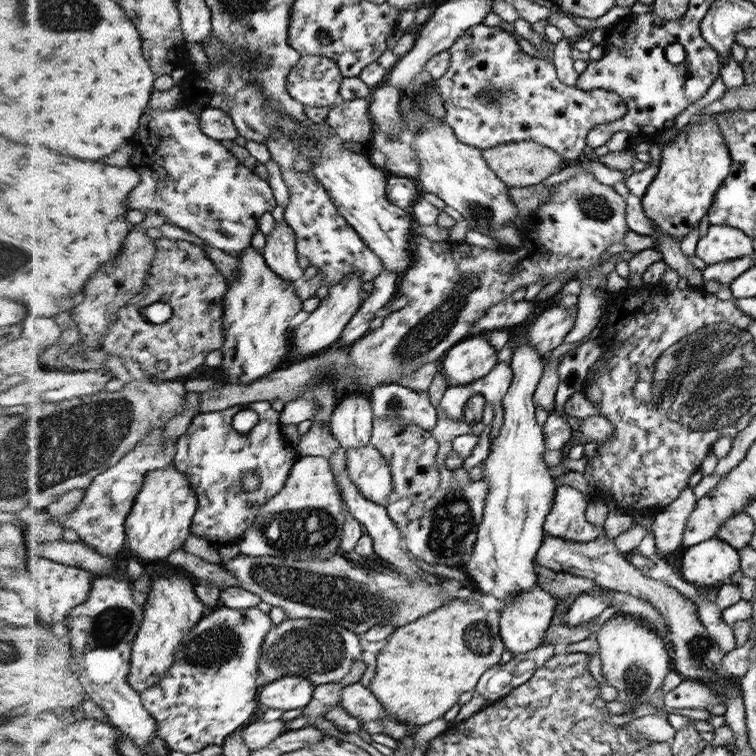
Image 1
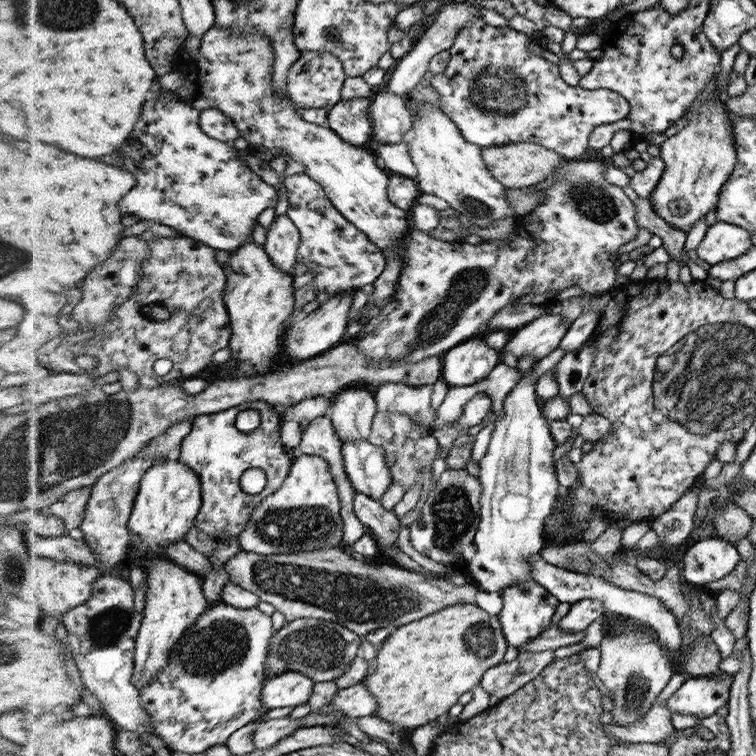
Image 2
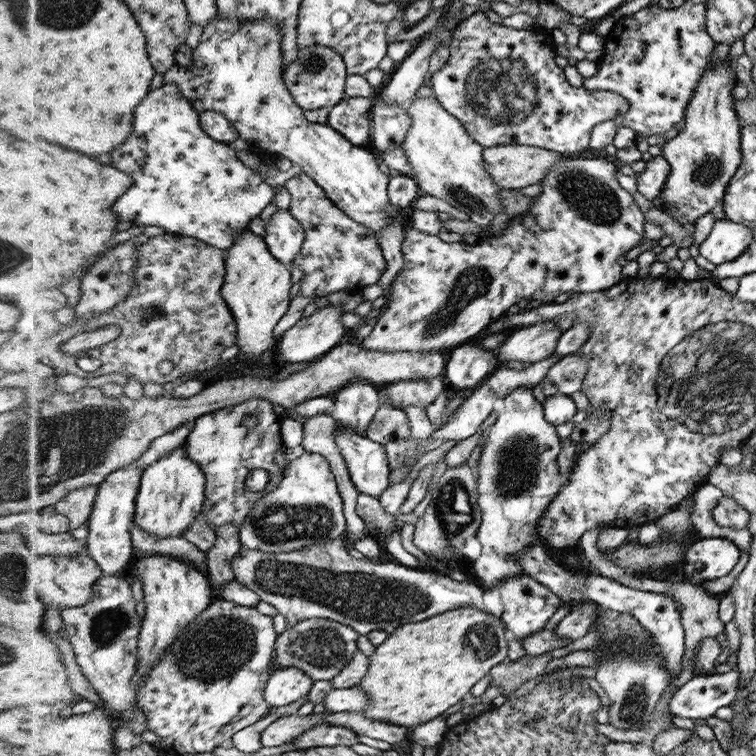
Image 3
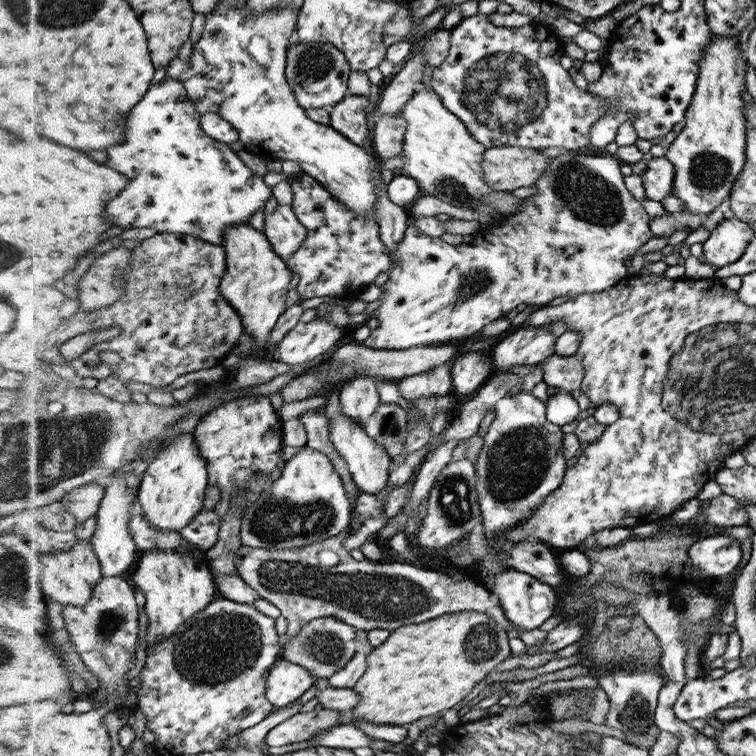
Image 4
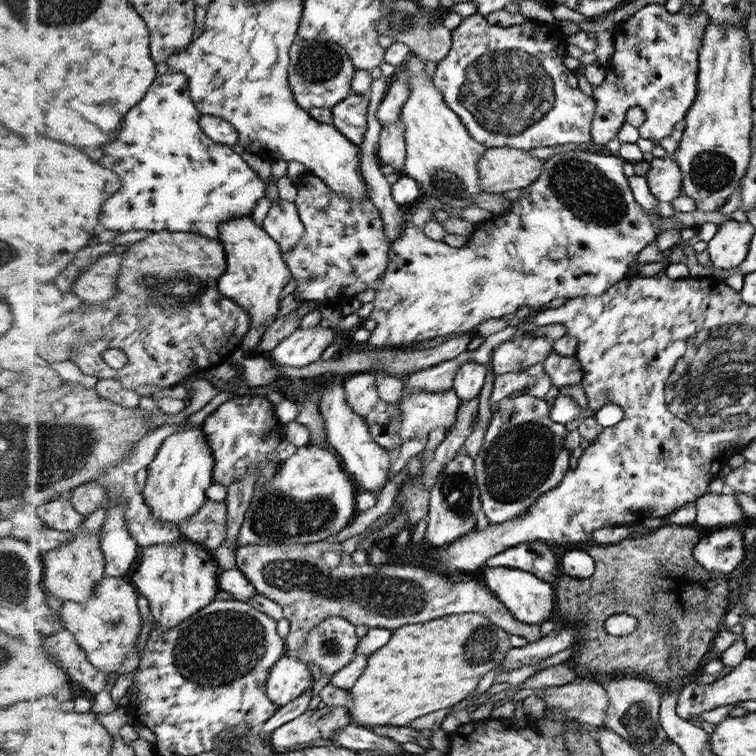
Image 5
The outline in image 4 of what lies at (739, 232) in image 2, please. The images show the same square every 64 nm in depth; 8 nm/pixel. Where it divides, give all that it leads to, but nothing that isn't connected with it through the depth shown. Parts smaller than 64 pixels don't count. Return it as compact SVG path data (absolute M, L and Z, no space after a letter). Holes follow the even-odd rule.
M723 219L703 242L703 253L715 268L735 263L746 254L754 232L748 223L738 219Z

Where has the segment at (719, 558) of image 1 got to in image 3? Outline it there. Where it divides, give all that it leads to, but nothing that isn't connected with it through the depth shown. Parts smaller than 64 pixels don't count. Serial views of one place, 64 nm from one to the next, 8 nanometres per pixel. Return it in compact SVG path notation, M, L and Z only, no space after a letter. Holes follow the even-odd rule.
M706 538L693 544L684 554L684 579L694 585L726 576L740 560L735 542L724 538Z

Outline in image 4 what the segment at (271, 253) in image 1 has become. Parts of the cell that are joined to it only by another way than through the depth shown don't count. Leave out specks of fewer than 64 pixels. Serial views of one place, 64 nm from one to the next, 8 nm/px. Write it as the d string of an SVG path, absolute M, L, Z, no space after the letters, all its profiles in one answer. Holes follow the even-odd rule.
M279 205L268 214L265 233L275 245L275 251L285 261L305 242L307 228L295 215L291 205Z

